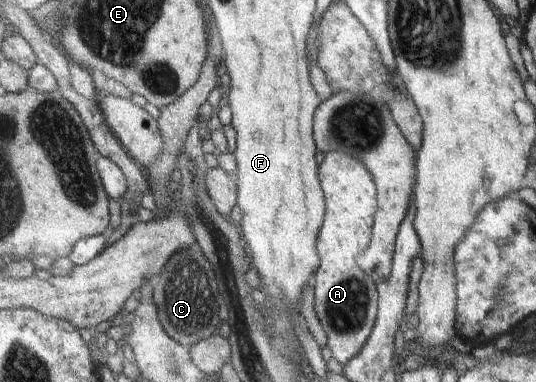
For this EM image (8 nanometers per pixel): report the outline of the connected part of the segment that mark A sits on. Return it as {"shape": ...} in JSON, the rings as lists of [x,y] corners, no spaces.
{"shape":[[[332,151],[320,159],[319,177],[327,211],[318,233],[317,249],[322,264],[315,272],[315,309],[328,333],[332,356],[342,365],[360,354],[375,330],[379,314],[379,287],[357,259],[371,246],[375,214],[379,211],[379,189],[372,173],[356,157]]]}

